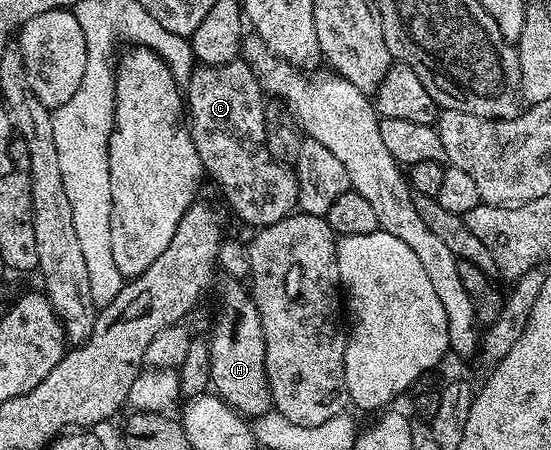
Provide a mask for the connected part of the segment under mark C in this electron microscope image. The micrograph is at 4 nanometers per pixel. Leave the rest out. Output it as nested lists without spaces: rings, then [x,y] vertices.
[[[242,57],[219,67],[195,66],[184,87],[184,107],[188,112],[190,136],[196,145],[196,153],[200,153],[203,172],[209,178],[210,175],[214,178],[214,183],[222,190],[227,205],[250,229],[272,225],[291,214],[298,206],[297,174],[287,164],[275,160],[274,155],[265,147],[266,130],[261,121],[267,106],[262,84],[254,74],[254,68]]]

